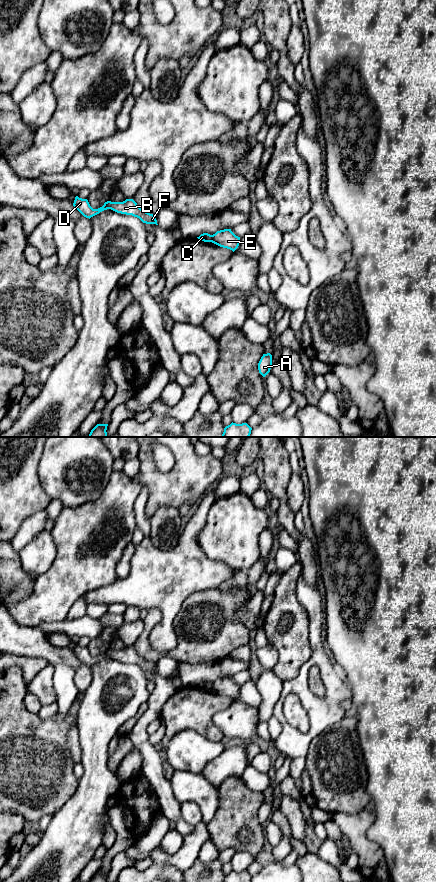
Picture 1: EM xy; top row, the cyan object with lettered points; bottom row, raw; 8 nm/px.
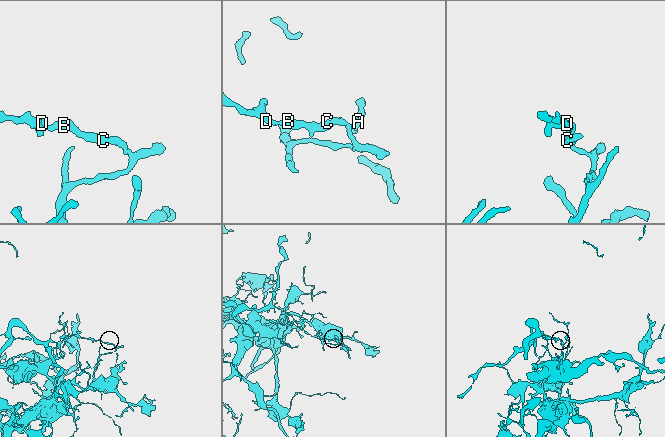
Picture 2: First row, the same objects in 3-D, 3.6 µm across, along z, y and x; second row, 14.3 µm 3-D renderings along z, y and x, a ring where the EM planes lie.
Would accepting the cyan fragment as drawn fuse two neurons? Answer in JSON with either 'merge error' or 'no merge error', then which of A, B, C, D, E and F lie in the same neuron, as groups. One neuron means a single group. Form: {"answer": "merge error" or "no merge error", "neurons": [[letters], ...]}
{"answer": "merge error", "neurons": [["A", "E"], ["B", "C", "D", "F"]]}

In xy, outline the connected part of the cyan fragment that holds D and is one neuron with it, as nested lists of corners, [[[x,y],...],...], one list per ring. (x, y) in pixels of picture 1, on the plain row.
[[[75,645],[73,654],[86,666],[91,666],[100,660],[111,657],[117,661],[132,663],[139,666],[146,672],[157,672],[156,664],[141,657],[133,647],[126,647],[123,650],[107,649],[98,657],[93,657],[87,647]]]

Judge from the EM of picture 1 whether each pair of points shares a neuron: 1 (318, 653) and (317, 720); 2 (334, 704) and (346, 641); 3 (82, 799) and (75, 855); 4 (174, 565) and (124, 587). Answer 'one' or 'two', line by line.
1: one
2: two
3: one
4: one

